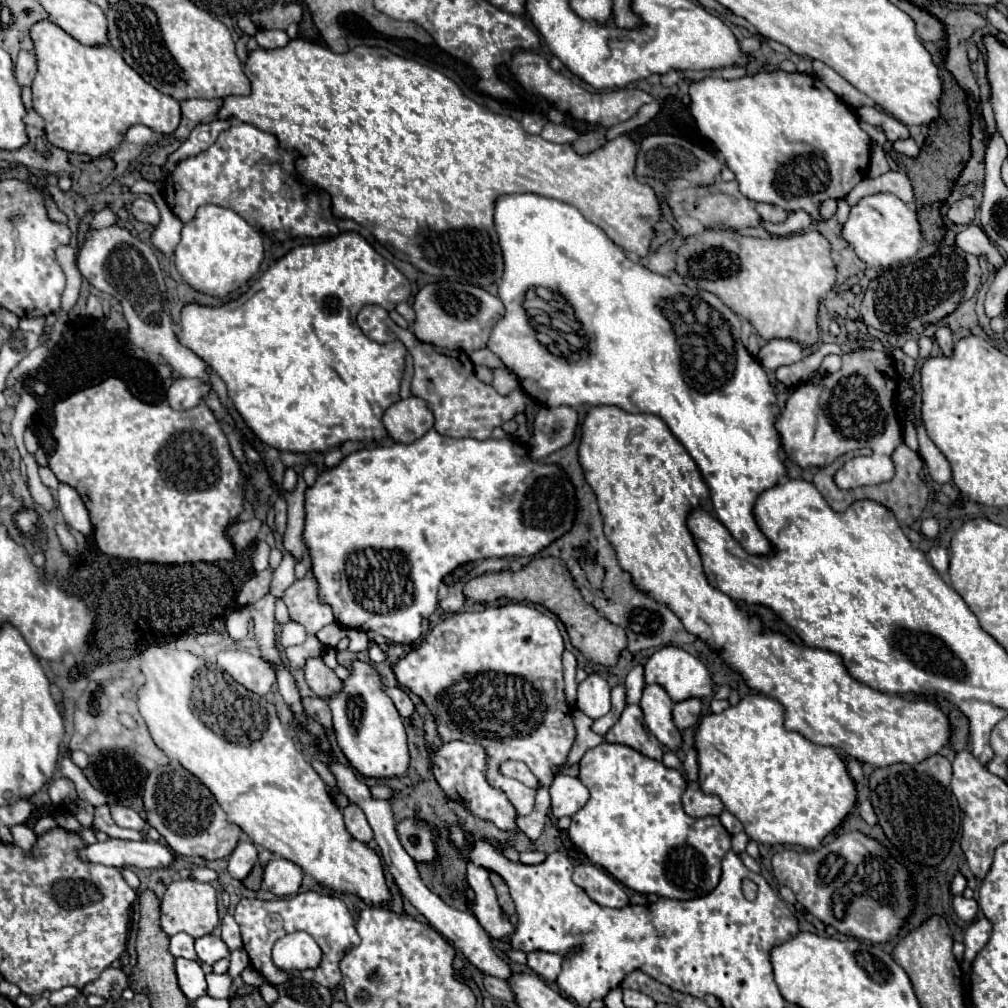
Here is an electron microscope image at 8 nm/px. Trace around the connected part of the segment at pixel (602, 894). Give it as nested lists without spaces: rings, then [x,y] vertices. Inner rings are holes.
[[[579,864],[573,872],[573,882],[581,886],[587,896],[599,906],[607,908],[623,908],[629,904],[629,898],[621,884],[603,868],[595,864]]]

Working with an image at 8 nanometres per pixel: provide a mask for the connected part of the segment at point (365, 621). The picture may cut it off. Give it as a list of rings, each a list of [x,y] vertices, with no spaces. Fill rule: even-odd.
[[[431,428],[425,436],[421,436],[419,440],[415,440],[415,442],[411,442],[411,444],[391,444],[389,448],[385,448],[385,446],[363,448],[363,450],[357,450],[357,452],[349,454],[345,460],[341,460],[339,466],[335,466],[335,468],[331,468],[331,470],[323,470],[323,472],[319,474],[317,482],[315,482],[311,488],[307,488],[307,492],[305,492],[305,532],[303,532],[303,540],[305,540],[305,544],[307,544],[309,550],[311,550],[311,556],[313,556],[313,572],[315,572],[315,578],[317,578],[317,582],[319,582],[323,600],[325,600],[325,602],[333,608],[333,612],[335,612],[335,622],[341,624],[343,628],[373,630],[373,632],[377,632],[377,634],[381,634],[381,636],[385,636],[385,638],[389,638],[389,640],[393,640],[393,642],[397,642],[397,644],[413,644],[413,642],[417,642],[419,636],[421,636],[421,622],[423,622],[423,618],[431,616],[431,614],[435,612],[435,608],[437,608],[437,588],[439,588],[441,580],[443,580],[449,572],[453,572],[457,566],[467,564],[467,562],[473,562],[473,560],[479,560],[479,558],[535,556],[535,554],[539,554],[543,548],[547,548],[549,544],[553,544],[555,540],[559,540],[563,534],[567,534],[567,532],[573,528],[573,524],[575,524],[575,516],[577,516],[577,496],[575,496],[575,486],[571,484],[571,480],[569,480],[569,476],[565,474],[565,470],[563,470],[563,474],[561,474],[561,470],[563,470],[563,468],[557,466],[557,464],[545,464],[545,462],[537,462],[537,460],[533,460],[533,458],[529,456],[527,448],[525,448],[523,444],[519,444],[519,442],[517,442],[515,438],[511,438],[511,436],[501,438],[501,440],[493,440],[493,438],[489,438],[489,440],[447,438],[447,436],[439,434],[439,432],[433,430],[433,428]],[[367,548],[373,548],[373,550],[391,550],[391,552],[361,552],[361,550],[367,550]]]

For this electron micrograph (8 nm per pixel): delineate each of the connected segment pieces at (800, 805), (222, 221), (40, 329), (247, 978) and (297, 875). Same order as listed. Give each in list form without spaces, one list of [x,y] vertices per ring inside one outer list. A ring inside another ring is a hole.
[[[749,694],[721,714],[703,716],[695,734],[695,748],[699,750],[701,790],[719,796],[725,808],[741,820],[745,834],[759,844],[791,844],[815,850],[855,806],[857,790],[837,752],[785,730],[783,706],[763,694]]]
[[[201,206],[197,210],[195,220],[183,226],[181,240],[175,248],[175,268],[181,274],[181,280],[193,290],[203,292],[207,296],[215,296],[215,298],[225,298],[237,288],[241,288],[243,284],[247,284],[257,274],[261,260],[263,260],[261,234],[253,226],[249,226],[239,214],[235,214],[229,208],[221,208],[221,206]]]
[[[23,318],[19,322],[19,328],[35,334],[45,334],[45,318]]]
[[[249,966],[247,970],[243,970],[241,976],[243,976],[243,982],[249,982],[249,984],[253,984],[253,986],[257,986],[257,982],[259,982],[259,986],[261,986],[261,984],[267,984],[267,978],[261,976],[261,974],[259,974],[255,968],[251,968],[251,966]]]
[[[275,856],[265,866],[263,882],[275,896],[293,896],[299,890],[301,880],[303,880],[303,870],[291,860]]]

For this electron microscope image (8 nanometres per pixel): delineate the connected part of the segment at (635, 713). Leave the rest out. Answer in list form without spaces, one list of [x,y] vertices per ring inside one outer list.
[[[631,704],[623,710],[619,722],[605,734],[605,742],[625,744],[653,760],[663,758],[663,746],[653,734],[647,732],[643,724],[643,712],[637,704]]]

